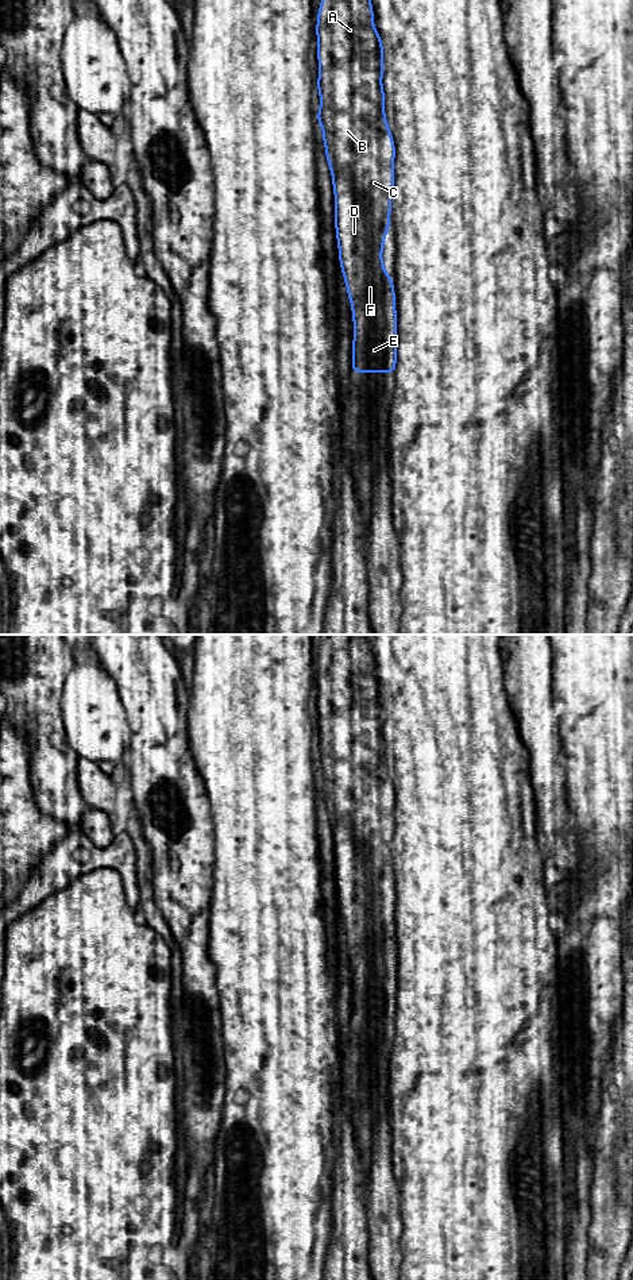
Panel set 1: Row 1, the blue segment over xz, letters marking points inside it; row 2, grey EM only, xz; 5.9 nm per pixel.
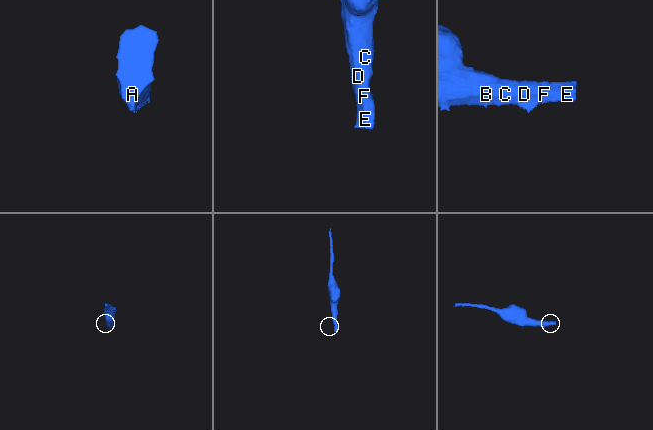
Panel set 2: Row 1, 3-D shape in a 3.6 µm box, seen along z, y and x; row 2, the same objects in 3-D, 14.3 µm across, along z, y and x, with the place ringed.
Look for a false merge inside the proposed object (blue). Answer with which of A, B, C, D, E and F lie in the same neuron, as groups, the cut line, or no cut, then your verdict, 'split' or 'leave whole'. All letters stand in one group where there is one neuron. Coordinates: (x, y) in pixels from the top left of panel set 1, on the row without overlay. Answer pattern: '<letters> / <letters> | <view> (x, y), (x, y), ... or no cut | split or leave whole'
A B C D E F | no cut | leave whole

